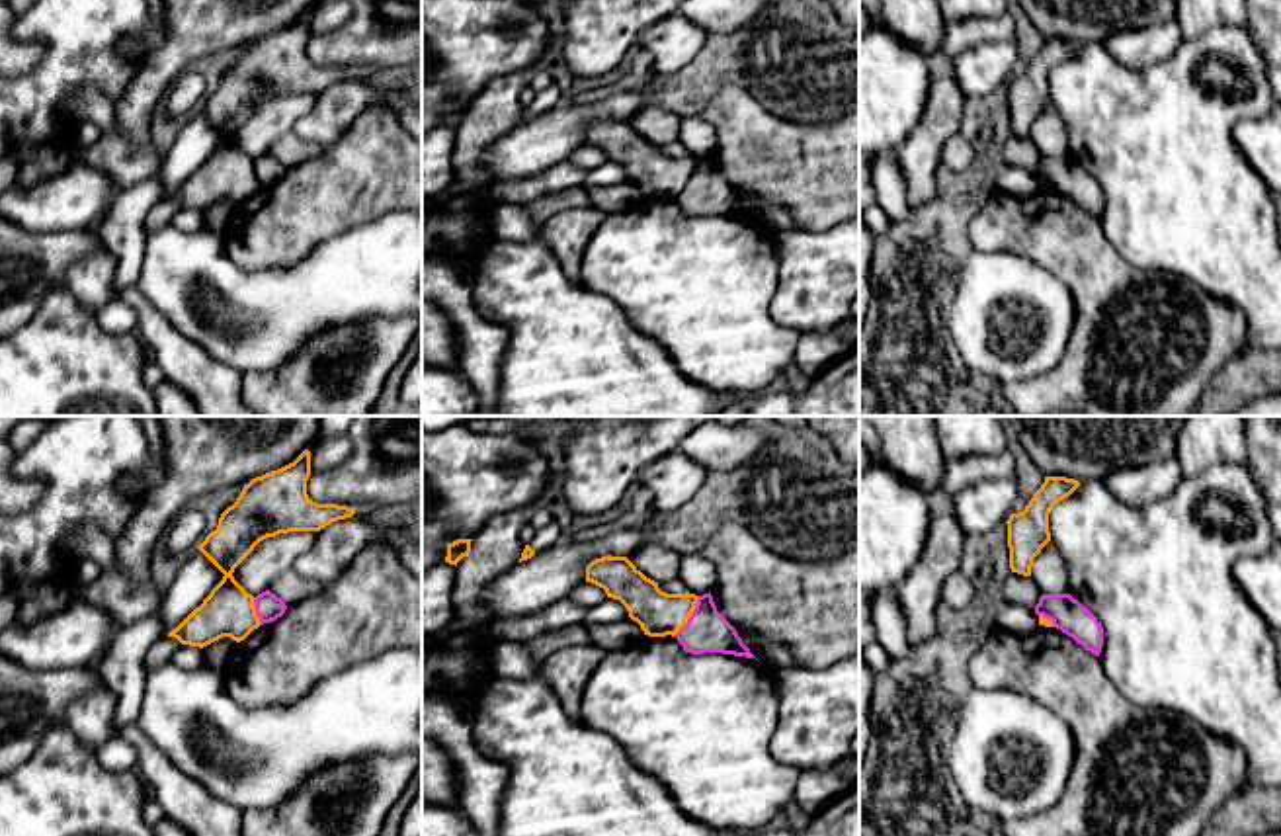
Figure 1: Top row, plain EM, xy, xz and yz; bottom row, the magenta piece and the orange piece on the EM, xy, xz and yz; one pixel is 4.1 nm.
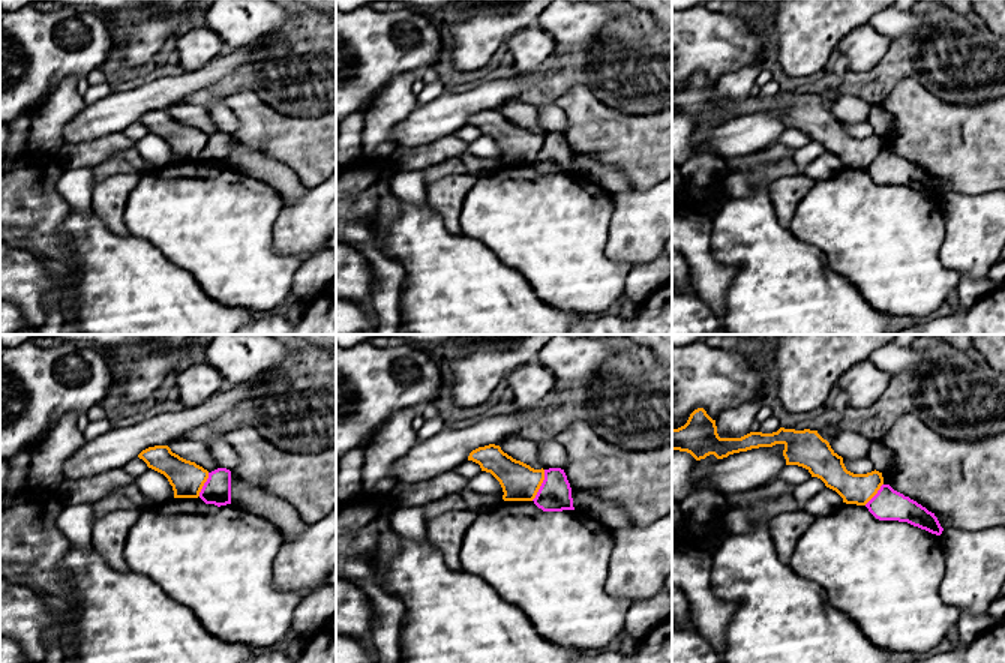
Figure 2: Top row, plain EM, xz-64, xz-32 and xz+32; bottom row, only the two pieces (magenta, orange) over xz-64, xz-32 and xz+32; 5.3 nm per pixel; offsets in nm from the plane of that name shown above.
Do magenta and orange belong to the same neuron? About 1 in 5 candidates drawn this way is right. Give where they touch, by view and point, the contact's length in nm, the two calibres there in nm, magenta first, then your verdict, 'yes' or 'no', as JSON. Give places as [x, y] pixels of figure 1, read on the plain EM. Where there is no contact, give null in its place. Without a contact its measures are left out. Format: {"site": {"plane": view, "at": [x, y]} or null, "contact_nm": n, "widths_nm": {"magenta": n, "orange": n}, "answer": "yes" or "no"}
{"site": {"plane": "xz", "at": [690, 178]}, "contact_nm": 200, "widths_nm": {"magenta": 180, "orange": 190}, "answer": "no"}

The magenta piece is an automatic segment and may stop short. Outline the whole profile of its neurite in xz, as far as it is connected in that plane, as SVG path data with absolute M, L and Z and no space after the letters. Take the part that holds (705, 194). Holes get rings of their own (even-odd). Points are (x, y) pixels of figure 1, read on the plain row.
M711 154L697 158L693 176L674 199L691 217L723 215L756 221L736 191L717 174Z

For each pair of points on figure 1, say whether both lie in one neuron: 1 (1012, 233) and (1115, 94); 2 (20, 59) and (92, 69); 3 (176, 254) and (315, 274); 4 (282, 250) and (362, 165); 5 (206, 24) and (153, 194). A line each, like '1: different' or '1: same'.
1: different
2: different
3: same
4: same
5: different

